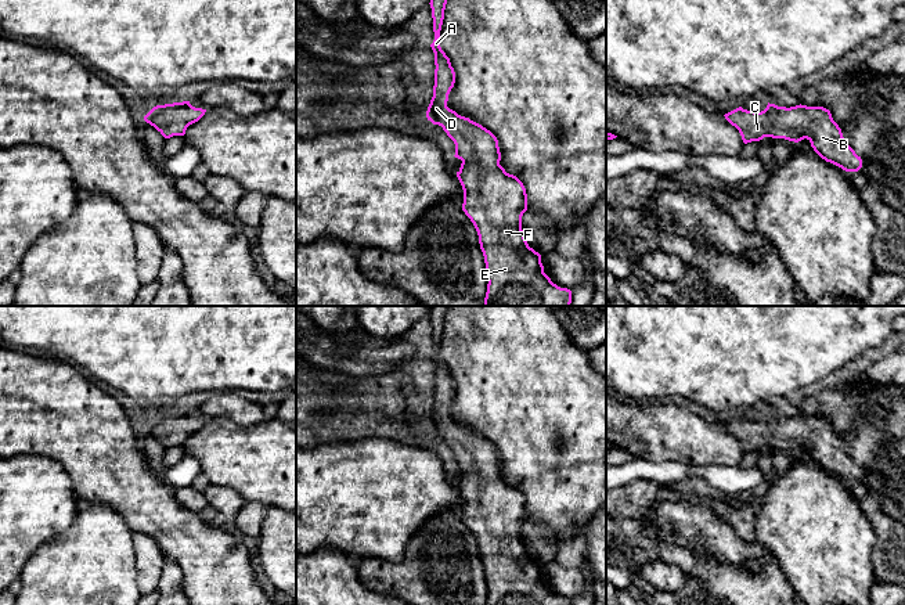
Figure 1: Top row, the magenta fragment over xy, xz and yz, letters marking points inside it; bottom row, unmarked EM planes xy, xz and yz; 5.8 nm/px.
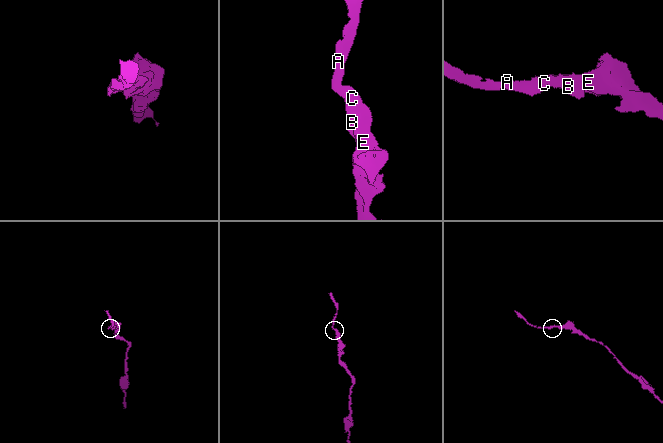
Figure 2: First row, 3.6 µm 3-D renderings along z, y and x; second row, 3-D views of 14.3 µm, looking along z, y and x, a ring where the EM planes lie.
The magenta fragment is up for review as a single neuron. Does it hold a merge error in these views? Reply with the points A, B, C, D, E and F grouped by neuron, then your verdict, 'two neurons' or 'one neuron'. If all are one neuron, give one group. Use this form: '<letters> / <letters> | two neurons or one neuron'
A B C D E F | one neuron

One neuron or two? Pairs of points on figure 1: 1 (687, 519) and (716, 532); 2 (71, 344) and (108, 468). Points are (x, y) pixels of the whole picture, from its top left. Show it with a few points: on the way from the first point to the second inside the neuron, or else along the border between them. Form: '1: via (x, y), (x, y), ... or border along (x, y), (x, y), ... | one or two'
1: via (693, 525), (709, 532) | one
2: border along (76, 366), (89, 377) | two

